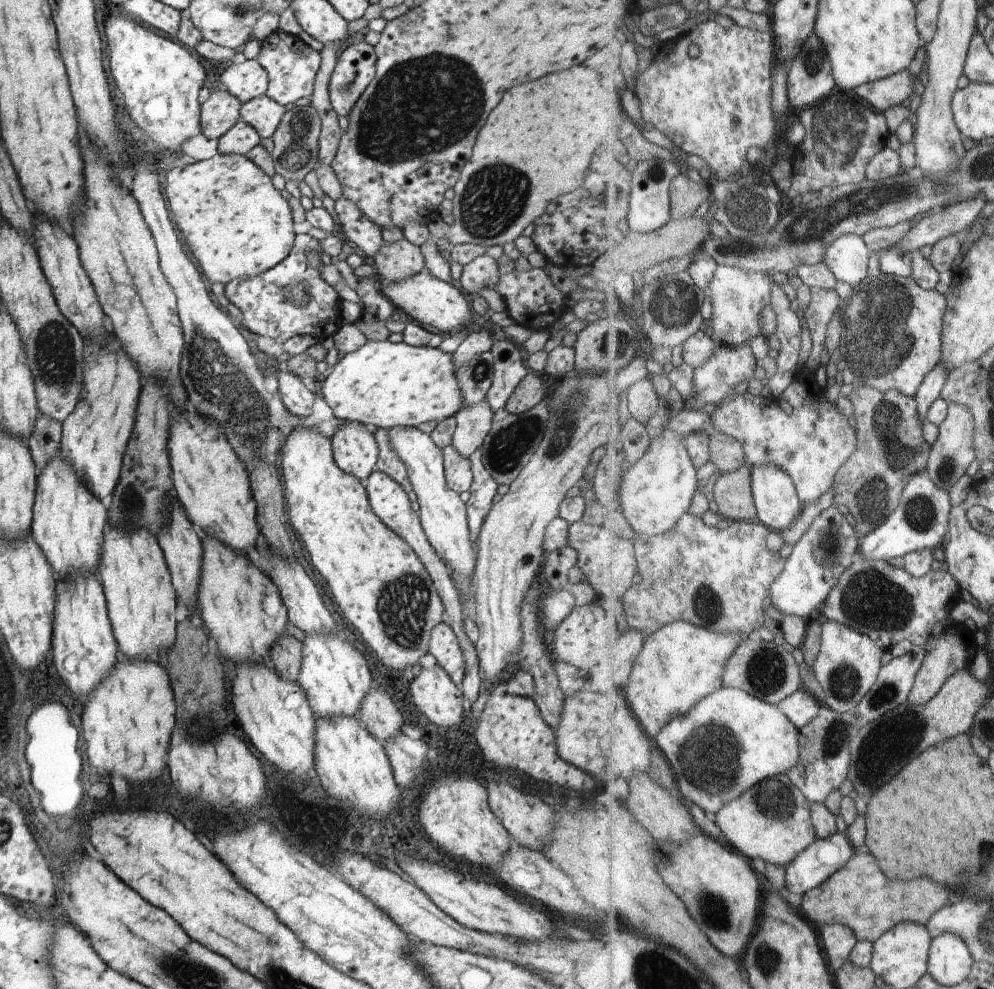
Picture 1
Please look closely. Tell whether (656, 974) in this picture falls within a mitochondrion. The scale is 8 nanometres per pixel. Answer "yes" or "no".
yes

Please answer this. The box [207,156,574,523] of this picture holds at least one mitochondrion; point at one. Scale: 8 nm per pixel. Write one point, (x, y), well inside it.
(492, 201)

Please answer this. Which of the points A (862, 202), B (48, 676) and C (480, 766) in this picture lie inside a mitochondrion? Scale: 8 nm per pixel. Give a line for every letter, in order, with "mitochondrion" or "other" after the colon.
A: mitochondrion
B: other
C: other

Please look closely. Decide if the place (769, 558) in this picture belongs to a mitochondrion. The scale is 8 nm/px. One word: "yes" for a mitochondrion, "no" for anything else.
no

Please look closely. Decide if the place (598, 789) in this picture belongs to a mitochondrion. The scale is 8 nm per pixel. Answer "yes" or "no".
no

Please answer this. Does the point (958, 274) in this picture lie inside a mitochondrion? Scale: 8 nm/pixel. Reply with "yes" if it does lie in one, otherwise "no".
no

